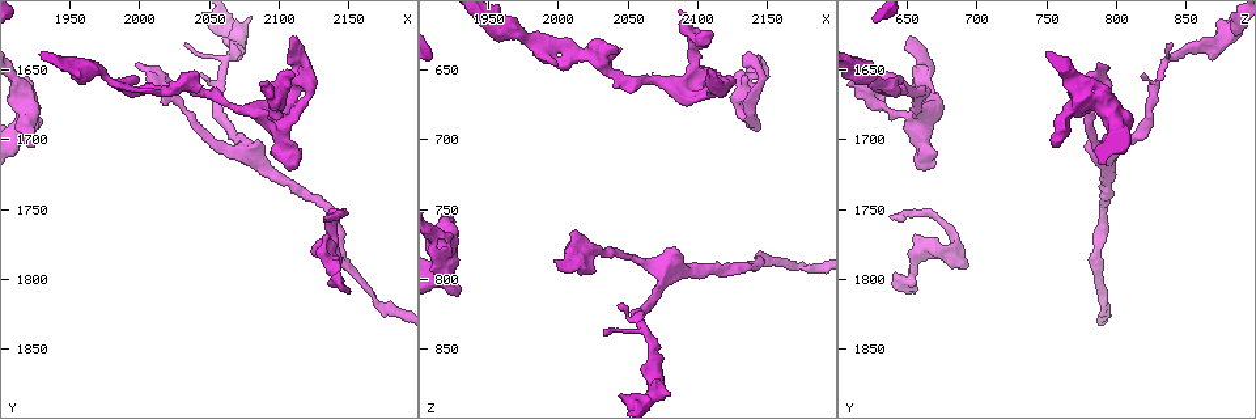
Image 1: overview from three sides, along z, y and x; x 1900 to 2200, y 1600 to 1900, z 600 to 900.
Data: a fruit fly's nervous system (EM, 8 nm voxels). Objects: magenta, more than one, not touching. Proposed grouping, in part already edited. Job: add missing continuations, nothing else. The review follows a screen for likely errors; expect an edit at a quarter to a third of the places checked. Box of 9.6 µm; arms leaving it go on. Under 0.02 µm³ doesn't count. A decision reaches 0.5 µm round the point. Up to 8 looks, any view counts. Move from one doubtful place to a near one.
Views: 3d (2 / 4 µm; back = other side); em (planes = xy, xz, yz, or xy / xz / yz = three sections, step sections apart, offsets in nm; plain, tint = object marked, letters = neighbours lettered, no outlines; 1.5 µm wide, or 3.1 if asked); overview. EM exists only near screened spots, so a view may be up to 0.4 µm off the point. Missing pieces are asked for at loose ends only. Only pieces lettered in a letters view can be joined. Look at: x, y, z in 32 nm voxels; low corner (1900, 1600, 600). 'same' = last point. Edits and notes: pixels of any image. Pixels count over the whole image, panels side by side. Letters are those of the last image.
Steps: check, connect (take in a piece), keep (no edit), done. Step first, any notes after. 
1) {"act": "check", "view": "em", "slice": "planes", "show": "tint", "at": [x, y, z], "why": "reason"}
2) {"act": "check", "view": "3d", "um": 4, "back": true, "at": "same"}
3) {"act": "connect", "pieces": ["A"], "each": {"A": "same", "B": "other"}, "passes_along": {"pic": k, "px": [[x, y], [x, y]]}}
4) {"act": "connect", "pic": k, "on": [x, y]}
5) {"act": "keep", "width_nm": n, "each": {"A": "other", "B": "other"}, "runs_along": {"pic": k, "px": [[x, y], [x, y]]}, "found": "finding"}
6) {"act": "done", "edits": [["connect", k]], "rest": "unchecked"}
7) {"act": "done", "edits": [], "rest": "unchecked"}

{"act": "check", "view": "em", "slice": "xz", "step": 8, "show": "plain", "at": [2142, 1794, 692], "why": "free end"}

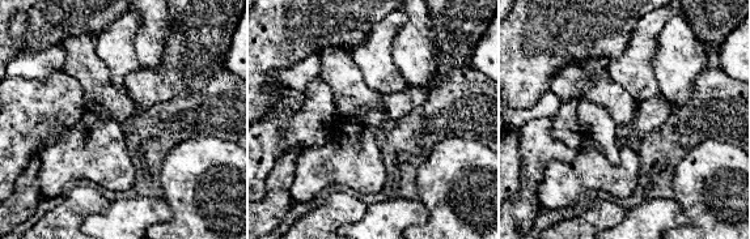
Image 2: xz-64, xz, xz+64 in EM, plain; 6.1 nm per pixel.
{"act": "check", "view": "em", "slice": "xz", "step": 8, "show": "letters", "at": "same"}

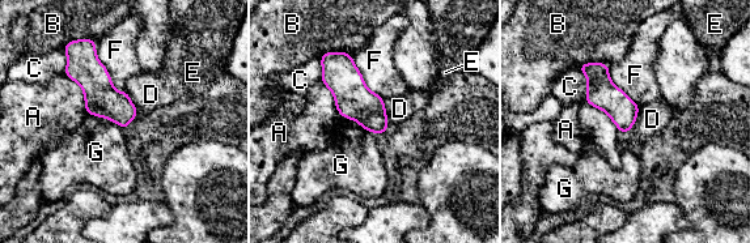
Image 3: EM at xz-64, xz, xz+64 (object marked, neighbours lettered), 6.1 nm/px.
{"act": "keep", "width_nm": 180, "each": {"A": "other", "B": "other", "C": "other", "D": "other", "E": "other", "F": "other", "G": "other"}, "border": {"pic": 3, "px": [[577, 68], [587, 79], [585, 101]]}, "found": "none of them fits"}

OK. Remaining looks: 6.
{"act": "check", "view": "3d", "um": 2, "at": [2034, 1630, 838], "why": "tapers out"}

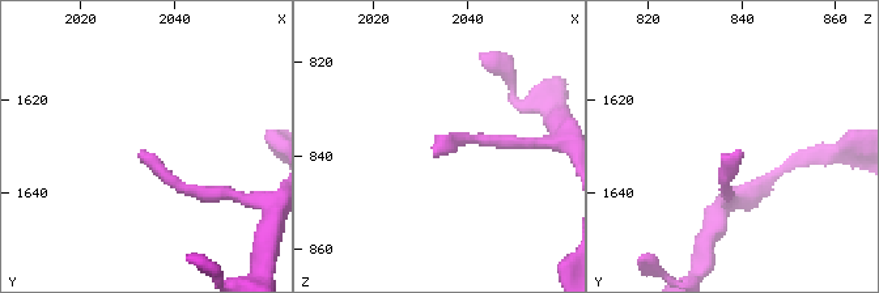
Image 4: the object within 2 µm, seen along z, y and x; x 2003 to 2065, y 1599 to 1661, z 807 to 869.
{"act": "check", "view": "em", "slice": "xz", "step": 4, "show": "tint", "at": [2033, 1630, 839], "why": "now the EM"}

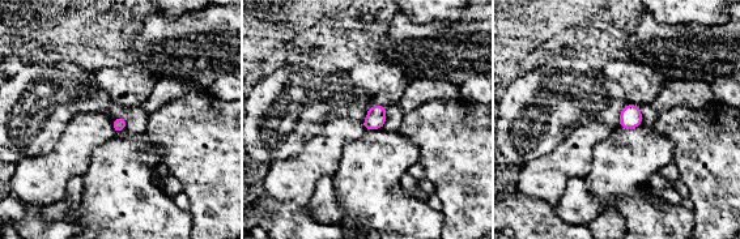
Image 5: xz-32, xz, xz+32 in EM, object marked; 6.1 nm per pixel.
{"act": "check", "view": "em", "slice": "planes", "show": "letters", "at": "same", "why": "cut it another way"}

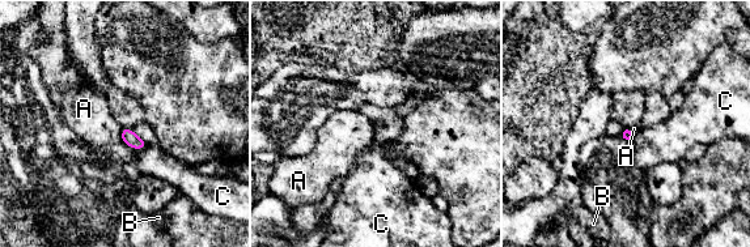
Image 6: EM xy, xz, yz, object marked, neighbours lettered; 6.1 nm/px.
{"act": "keep", "each": {"A": "other", "B": "other", "C": "other"}, "border": {"pic": 6, "px": [[122, 127], [121, 141]]}, "found": "no lettered piece goes on from it"}

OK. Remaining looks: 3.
{"act": "check", "view": "3d", "um": 2, "back": true, "at": [2110, 1626, 654], "why": "branch stops here"}

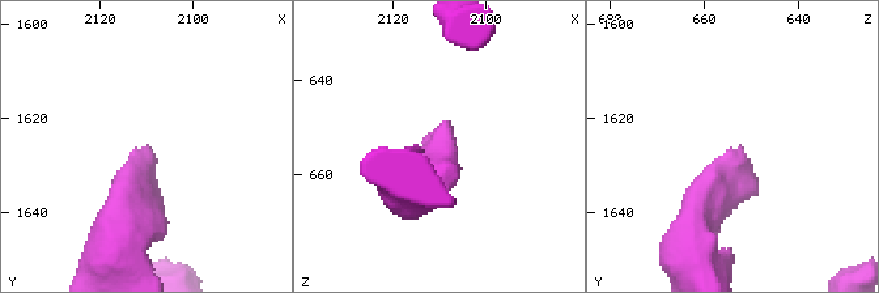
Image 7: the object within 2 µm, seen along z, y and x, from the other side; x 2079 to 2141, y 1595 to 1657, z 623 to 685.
{"act": "check", "view": "em", "slice": "xz", "step": 4, "show": "letters", "at": [2109, 1627, 652]}

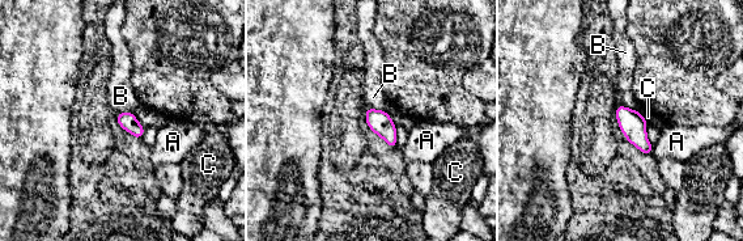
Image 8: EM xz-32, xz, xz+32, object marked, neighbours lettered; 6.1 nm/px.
{"act": "check", "view": "em", "slice": "planes", "show": "letters", "at": "same", "why": "cut it another way"}

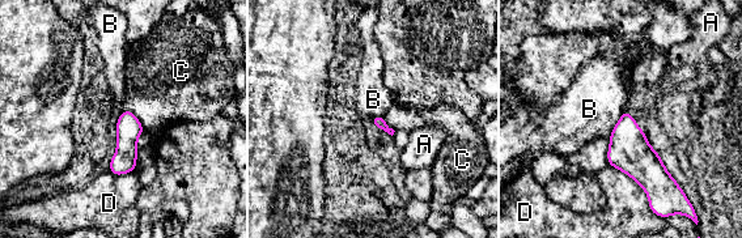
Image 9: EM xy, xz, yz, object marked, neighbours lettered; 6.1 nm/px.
{"act": "keep", "each": {"A": "other", "B": "other", "C": "other", "D": "other"}, "border": {"pic": 9, "px": [[624, 110], [609, 135]]}, "found": "none of them fits"}

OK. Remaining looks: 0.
{"act": "done", "edits": [], "rest": "unchecked"}

